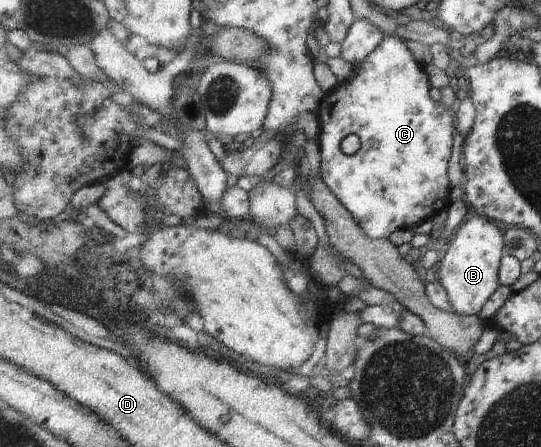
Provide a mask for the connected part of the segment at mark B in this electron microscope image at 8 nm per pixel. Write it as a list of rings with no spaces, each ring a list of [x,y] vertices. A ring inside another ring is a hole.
[[[468,214],[461,222],[447,255],[439,262],[439,275],[448,301],[459,314],[474,316],[483,309],[491,295],[499,289],[500,267],[504,257],[505,238],[499,227],[487,216]]]

